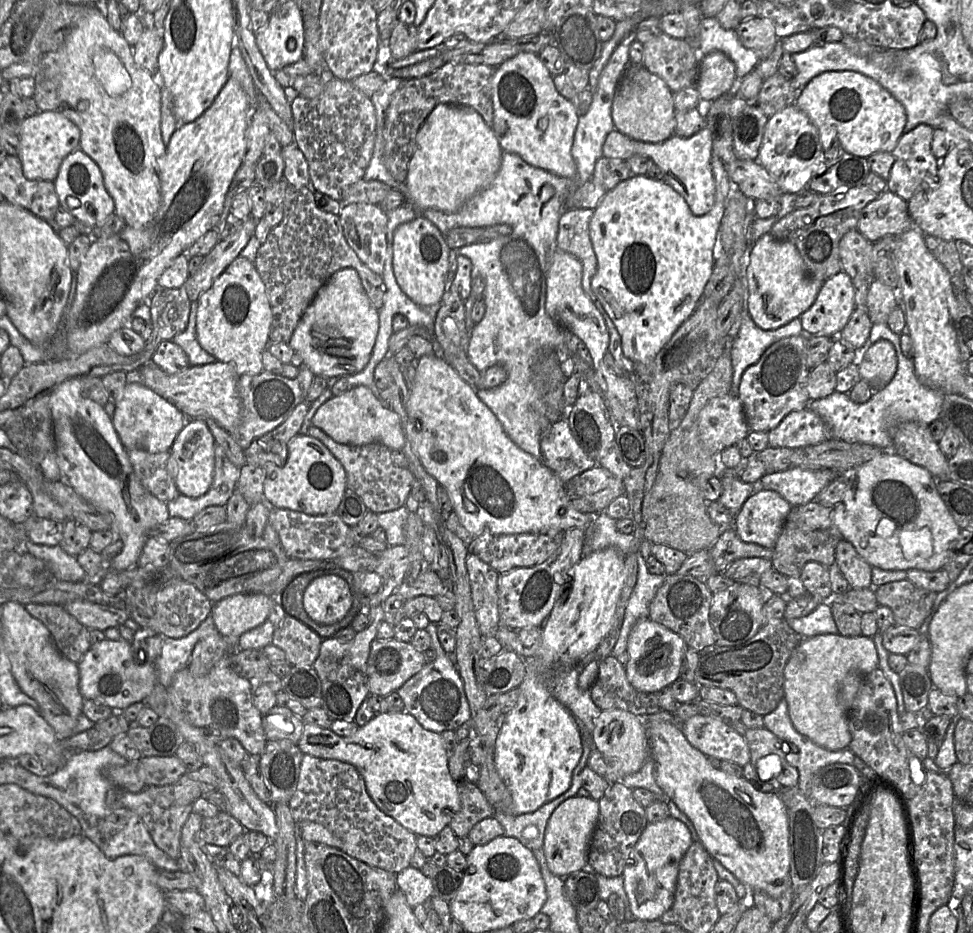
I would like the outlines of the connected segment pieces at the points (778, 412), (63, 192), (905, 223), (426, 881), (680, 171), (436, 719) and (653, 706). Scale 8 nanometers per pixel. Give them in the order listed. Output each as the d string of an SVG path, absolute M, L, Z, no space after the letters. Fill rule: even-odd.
M801 334L782 338L770 345L760 359L742 374L740 399L750 431L769 432L791 412L808 407L806 384L810 369L806 361L808 336Z
M77 148L67 155L59 168L56 179L53 181L59 198L60 207L92 227L100 227L115 211L115 203L104 186L104 178L98 164L81 149ZM74 197L80 201L79 207L71 207L67 198Z
M886 190L861 210L857 230L876 243L885 236L900 236L912 225L907 201Z
M411 866L396 874L396 885L412 908L427 903L434 895L431 879Z
M705 127L691 137L673 135L660 143L633 140L618 130L611 131L603 144L603 157L626 161L637 154L649 157L665 174L665 182L679 193L695 216L707 214L715 204L716 189L711 168L712 131Z
M430 622L425 628L431 636L431 649L436 652L436 659L425 666L396 692L402 698L405 711L427 730L442 733L447 730L456 730L463 724L469 724L471 712L465 694L464 682L455 665L452 655L442 648L437 636L438 623Z
M612 655L599 662L598 677L590 693L602 711L620 709L637 716L647 716L662 710L657 693L635 689L627 678L625 666Z

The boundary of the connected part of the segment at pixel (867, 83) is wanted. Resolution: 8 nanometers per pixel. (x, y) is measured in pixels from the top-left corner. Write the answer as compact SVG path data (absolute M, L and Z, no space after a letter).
M854 71L825 72L817 75L800 90L795 106L814 123L825 150L835 145L846 154L862 158L881 152L891 153L905 132L907 122L905 109L899 101L875 80Z

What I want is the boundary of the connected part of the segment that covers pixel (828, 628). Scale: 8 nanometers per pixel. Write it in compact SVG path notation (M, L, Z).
M822 602L808 616L797 619L783 619L783 621L804 638L838 633L829 602Z

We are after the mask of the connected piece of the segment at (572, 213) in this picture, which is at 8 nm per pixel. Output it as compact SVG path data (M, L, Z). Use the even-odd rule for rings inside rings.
M593 209L564 210L559 218L557 248L578 258L582 264L582 287L586 295L596 299L591 281L597 271L597 257L590 238Z

